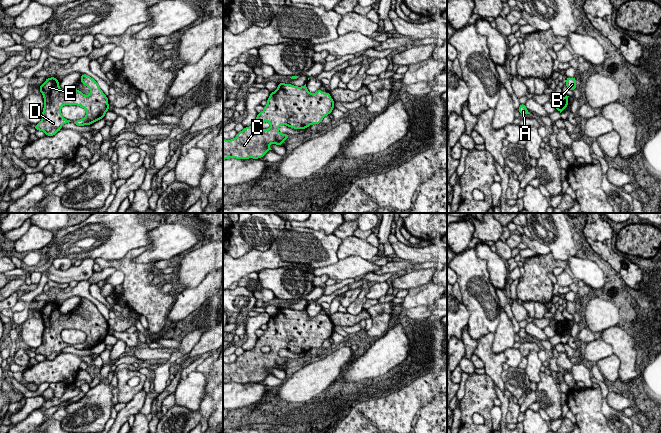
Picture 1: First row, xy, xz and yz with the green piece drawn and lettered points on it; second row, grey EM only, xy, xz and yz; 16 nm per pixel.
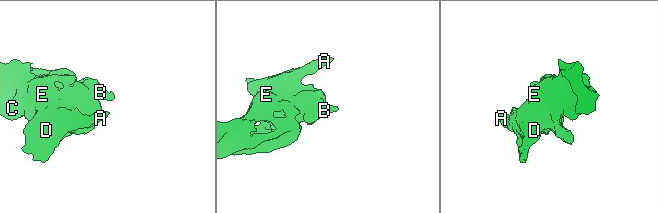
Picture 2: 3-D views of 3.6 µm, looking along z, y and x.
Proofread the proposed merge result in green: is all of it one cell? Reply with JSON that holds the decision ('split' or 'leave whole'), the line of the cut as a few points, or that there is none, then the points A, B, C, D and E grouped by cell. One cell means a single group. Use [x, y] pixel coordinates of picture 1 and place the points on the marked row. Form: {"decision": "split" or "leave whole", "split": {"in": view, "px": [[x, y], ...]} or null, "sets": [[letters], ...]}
{"decision": "leave whole", "split": null, "sets": [["A", "B", "C", "D", "E"]]}

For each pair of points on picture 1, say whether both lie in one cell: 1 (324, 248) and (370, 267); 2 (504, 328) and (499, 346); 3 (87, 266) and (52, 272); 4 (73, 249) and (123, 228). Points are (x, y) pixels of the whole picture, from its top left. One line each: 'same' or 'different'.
1: different
2: same
3: same
4: same

